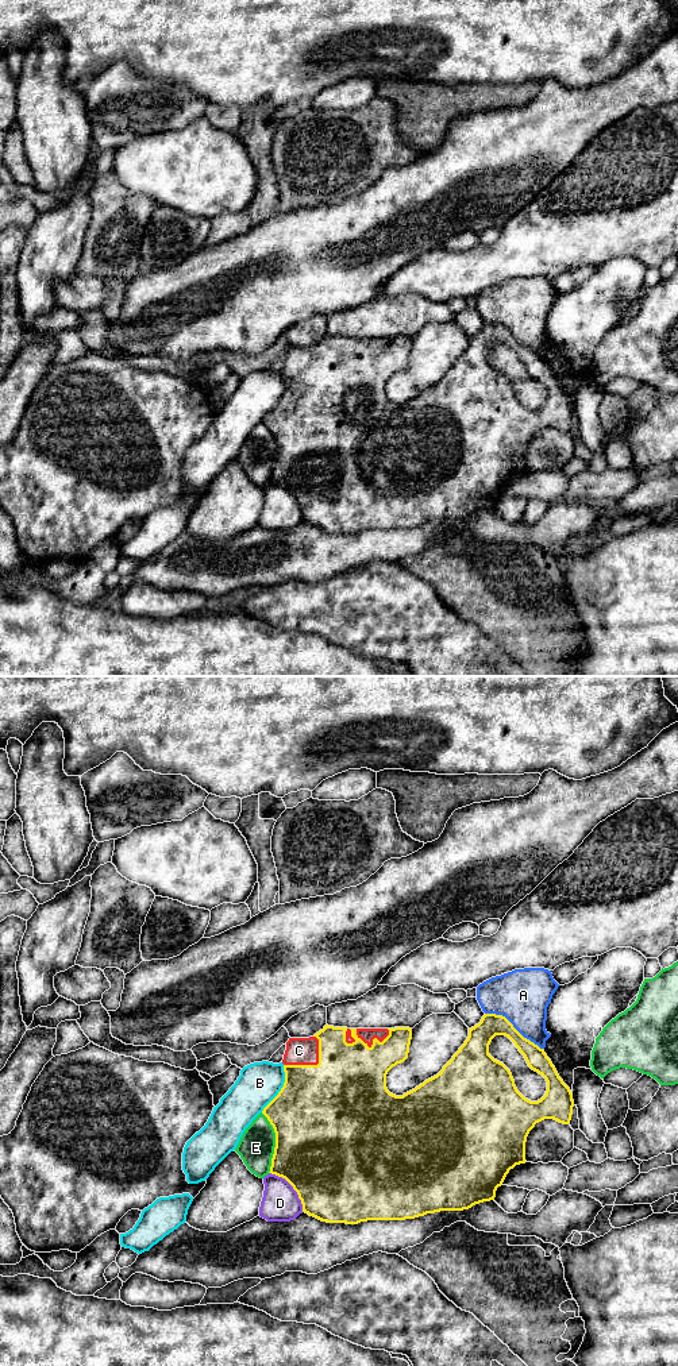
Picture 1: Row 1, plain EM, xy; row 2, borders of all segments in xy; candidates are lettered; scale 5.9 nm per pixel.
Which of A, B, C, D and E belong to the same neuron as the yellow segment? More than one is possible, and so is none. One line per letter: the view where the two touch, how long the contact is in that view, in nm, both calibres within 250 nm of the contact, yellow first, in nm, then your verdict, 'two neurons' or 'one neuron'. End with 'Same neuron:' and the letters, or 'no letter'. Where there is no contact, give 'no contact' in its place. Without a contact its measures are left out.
A: xy | 400 nm | 150/320 nm | two neurons
B: xy | 320 nm | 500/240 nm | two neurons
C: xy | 260 nm | 500/160 nm | one neuron
D: xy | 320 nm | 500/220 nm | two neurons
E: xy | 360 nm | 500/220 nm | two neurons
Same neuron: C

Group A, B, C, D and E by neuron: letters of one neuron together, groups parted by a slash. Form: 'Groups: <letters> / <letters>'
Groups: A / B / C / D / E

